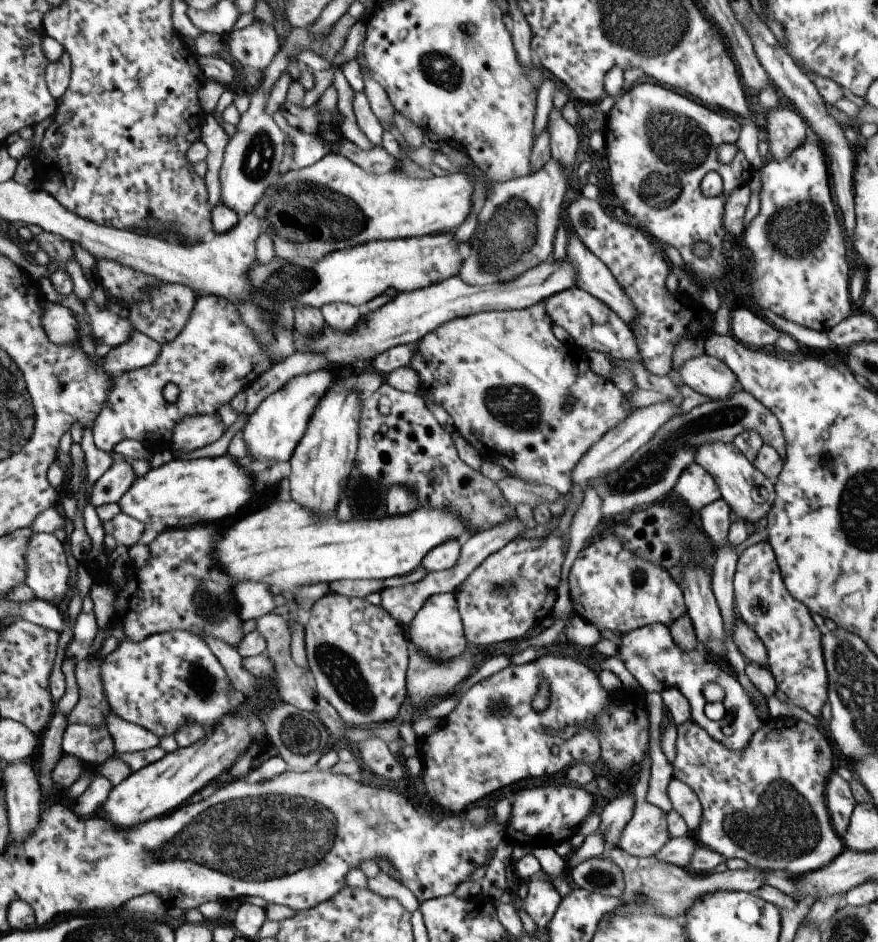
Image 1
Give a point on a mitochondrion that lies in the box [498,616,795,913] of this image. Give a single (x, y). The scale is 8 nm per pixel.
(599, 876)

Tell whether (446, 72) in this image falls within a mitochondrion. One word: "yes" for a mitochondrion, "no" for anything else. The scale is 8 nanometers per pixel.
yes

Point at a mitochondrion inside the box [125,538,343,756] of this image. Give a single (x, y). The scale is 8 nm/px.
(209, 605)

